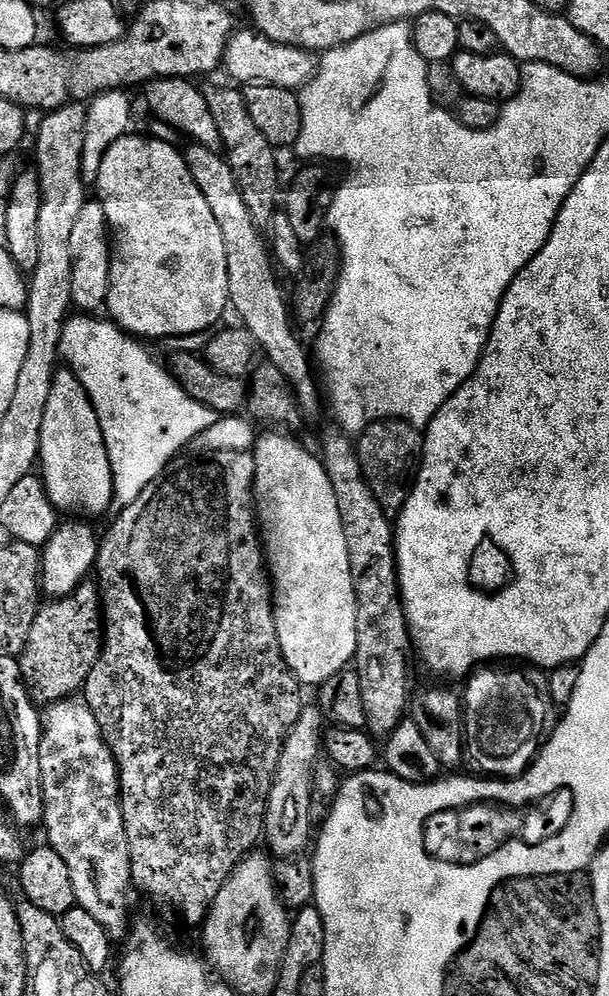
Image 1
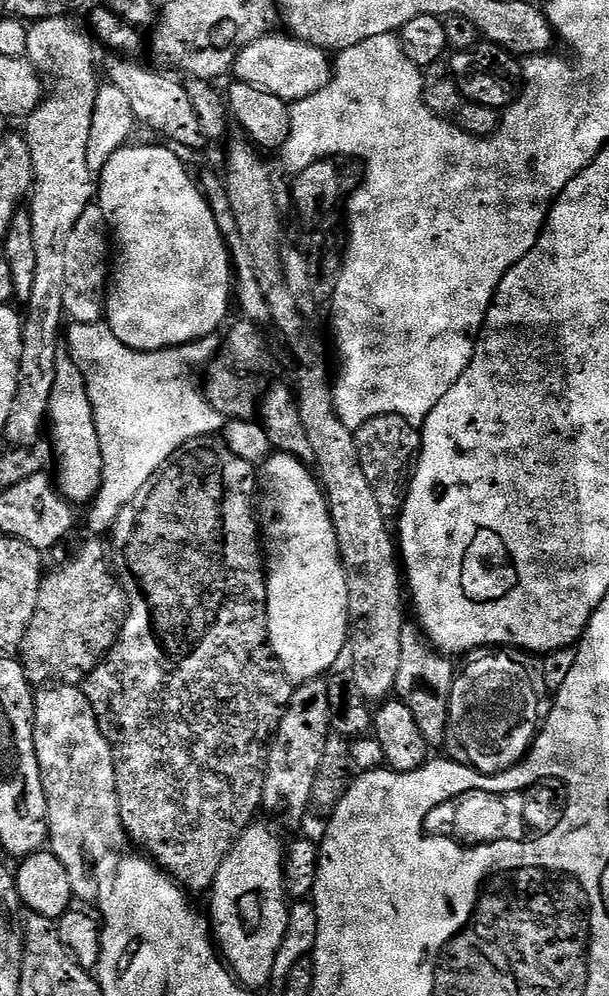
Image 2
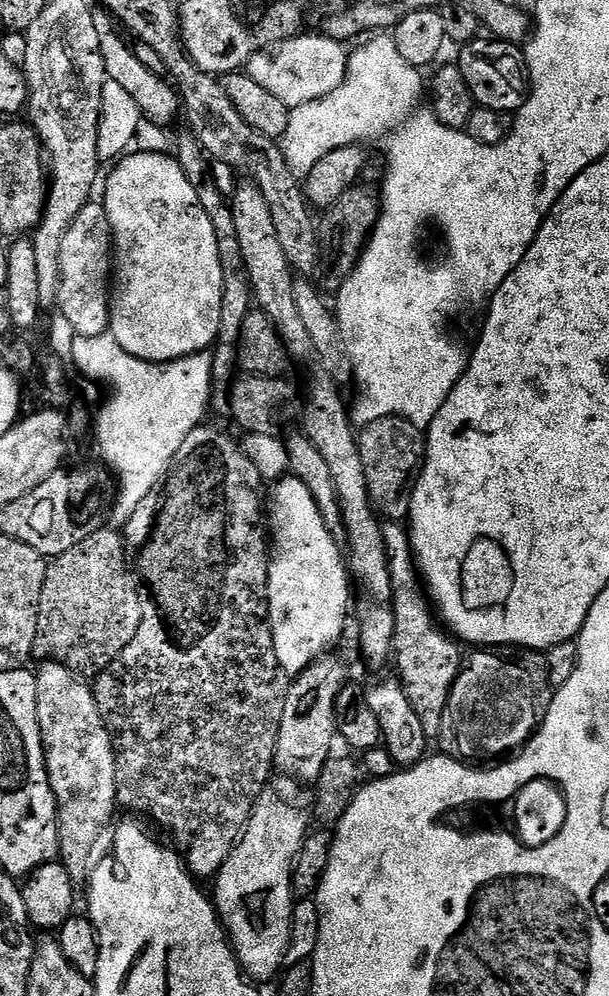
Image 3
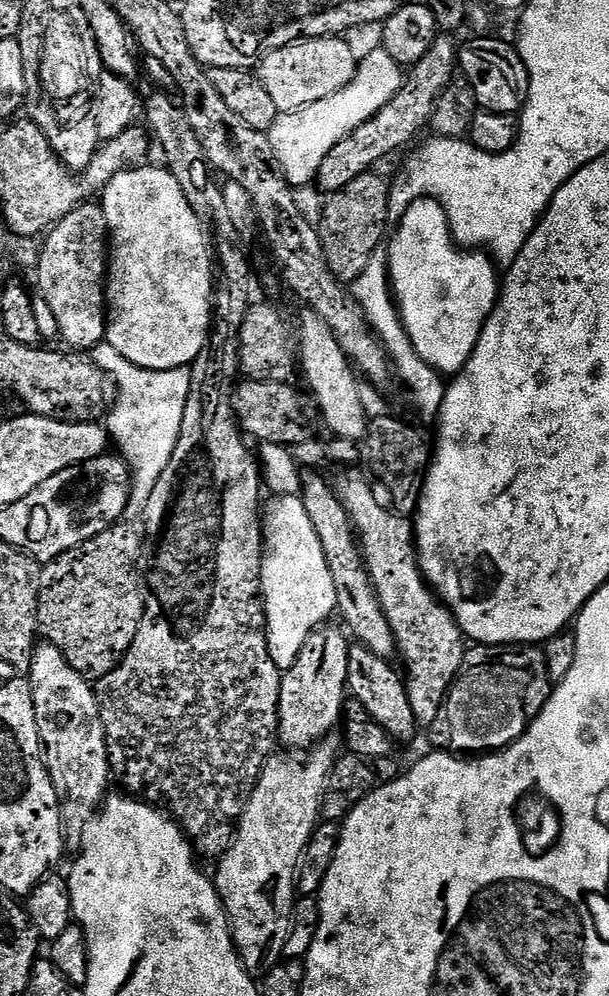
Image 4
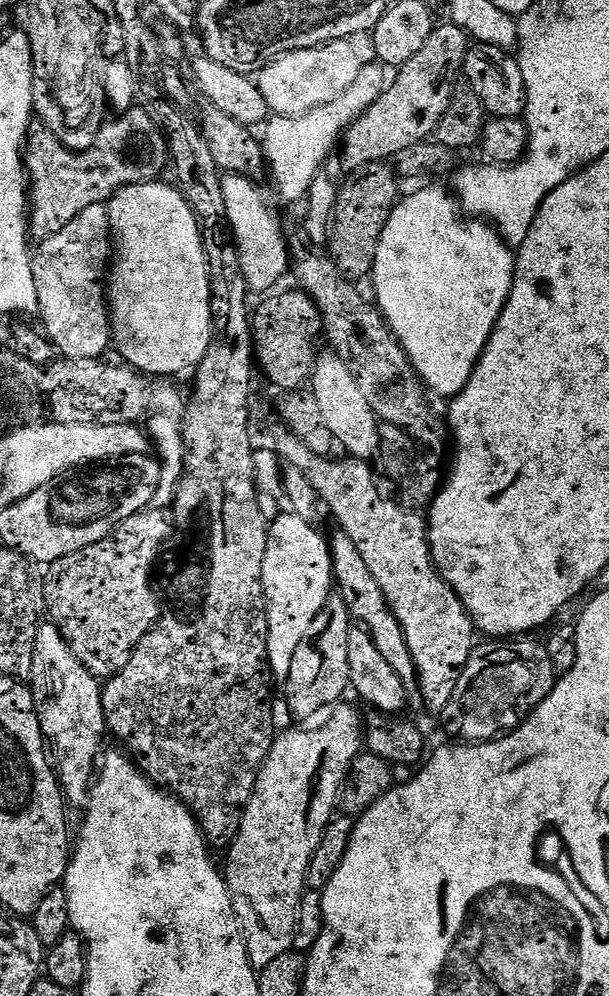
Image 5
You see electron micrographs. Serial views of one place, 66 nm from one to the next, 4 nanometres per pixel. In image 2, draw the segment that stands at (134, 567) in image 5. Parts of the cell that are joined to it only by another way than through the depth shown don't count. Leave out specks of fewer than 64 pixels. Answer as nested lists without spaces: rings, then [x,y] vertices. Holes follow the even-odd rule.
[[[88,538],[73,560],[53,572],[51,569],[40,583],[38,606],[18,652],[28,683],[33,686],[52,686],[57,682],[79,685],[120,639],[127,617],[128,594],[114,571],[109,549],[103,539]]]

